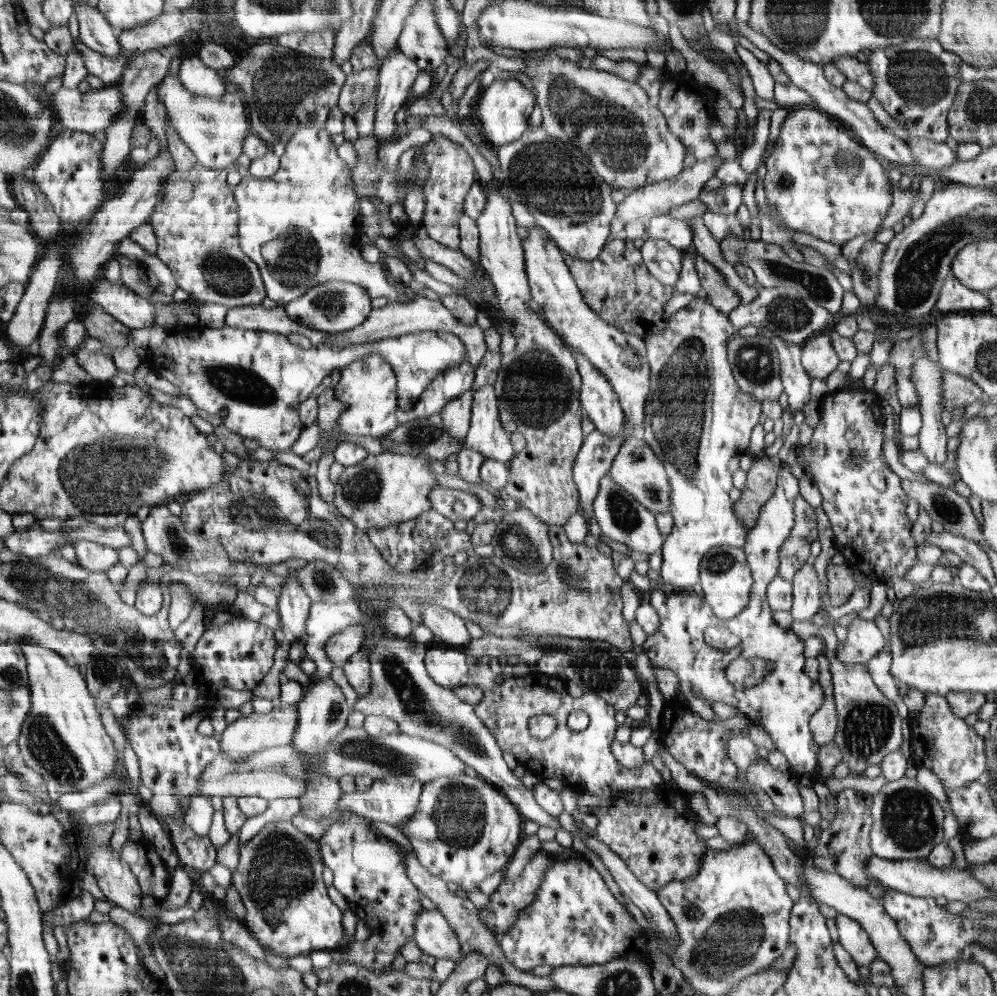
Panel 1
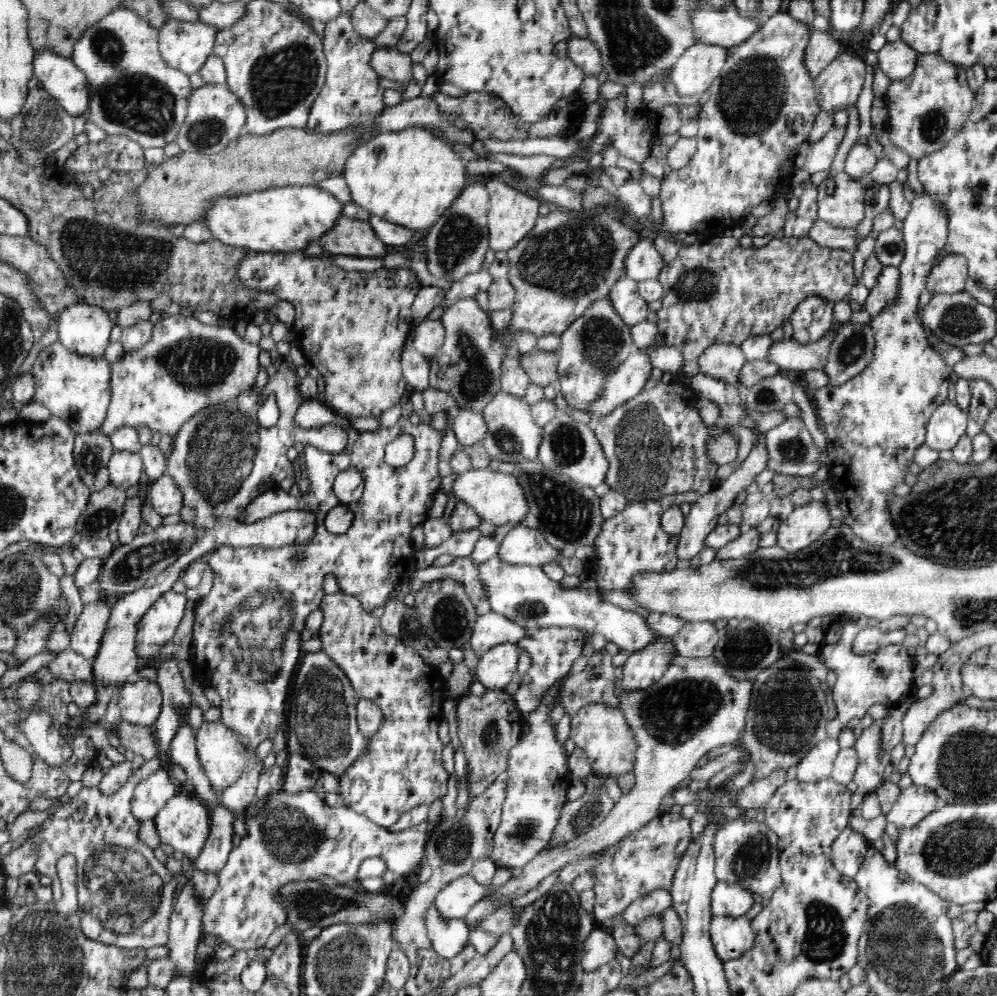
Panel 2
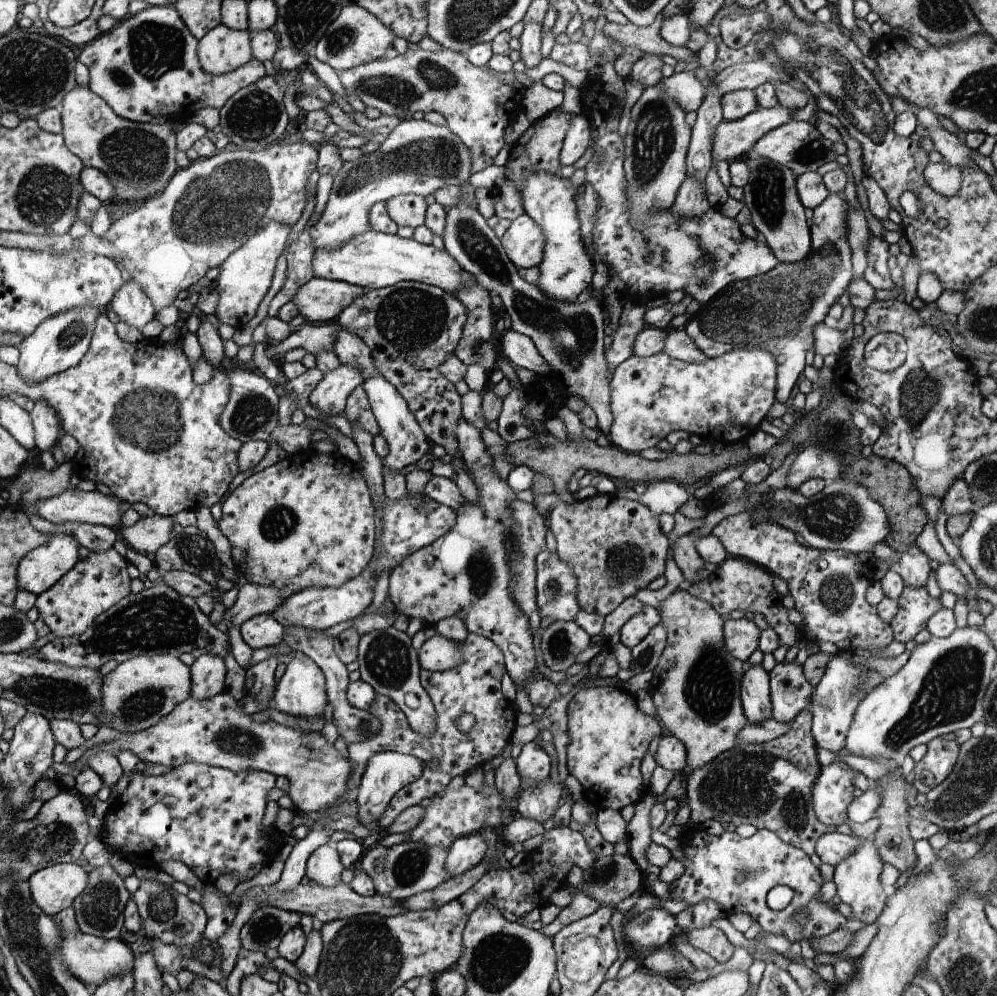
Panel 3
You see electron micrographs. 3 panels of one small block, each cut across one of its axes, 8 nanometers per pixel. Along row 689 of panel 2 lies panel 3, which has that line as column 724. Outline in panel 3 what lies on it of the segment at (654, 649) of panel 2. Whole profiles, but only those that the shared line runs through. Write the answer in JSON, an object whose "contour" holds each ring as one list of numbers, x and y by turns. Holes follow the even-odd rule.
{"contour":[[748,614,742,619,724,622,723,634,726,648,742,662,748,662,752,653,759,648,760,633,756,619]]}

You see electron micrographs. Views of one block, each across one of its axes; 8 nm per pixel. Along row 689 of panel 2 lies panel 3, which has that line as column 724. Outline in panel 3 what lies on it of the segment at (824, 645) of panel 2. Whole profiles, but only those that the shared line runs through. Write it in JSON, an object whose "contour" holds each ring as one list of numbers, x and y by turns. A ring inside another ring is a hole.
{"contour":[[700,823,690,827,678,838,686,859,686,871,681,878,668,884,668,899,684,902,688,906,710,900,717,903,726,915,748,914,761,925,764,932,784,934,792,939,797,935,793,917,801,911,810,911,812,916,807,919,798,935,812,943,817,936,827,936,847,924,847,918,832,907,830,902,823,903,817,899,824,881,809,855,800,848,785,844,774,832,767,829,758,829,750,838,741,838,736,832,712,836,707,834],[779,885,792,888,793,902,786,909,771,910,766,904,766,894,770,892,770,888]]}

